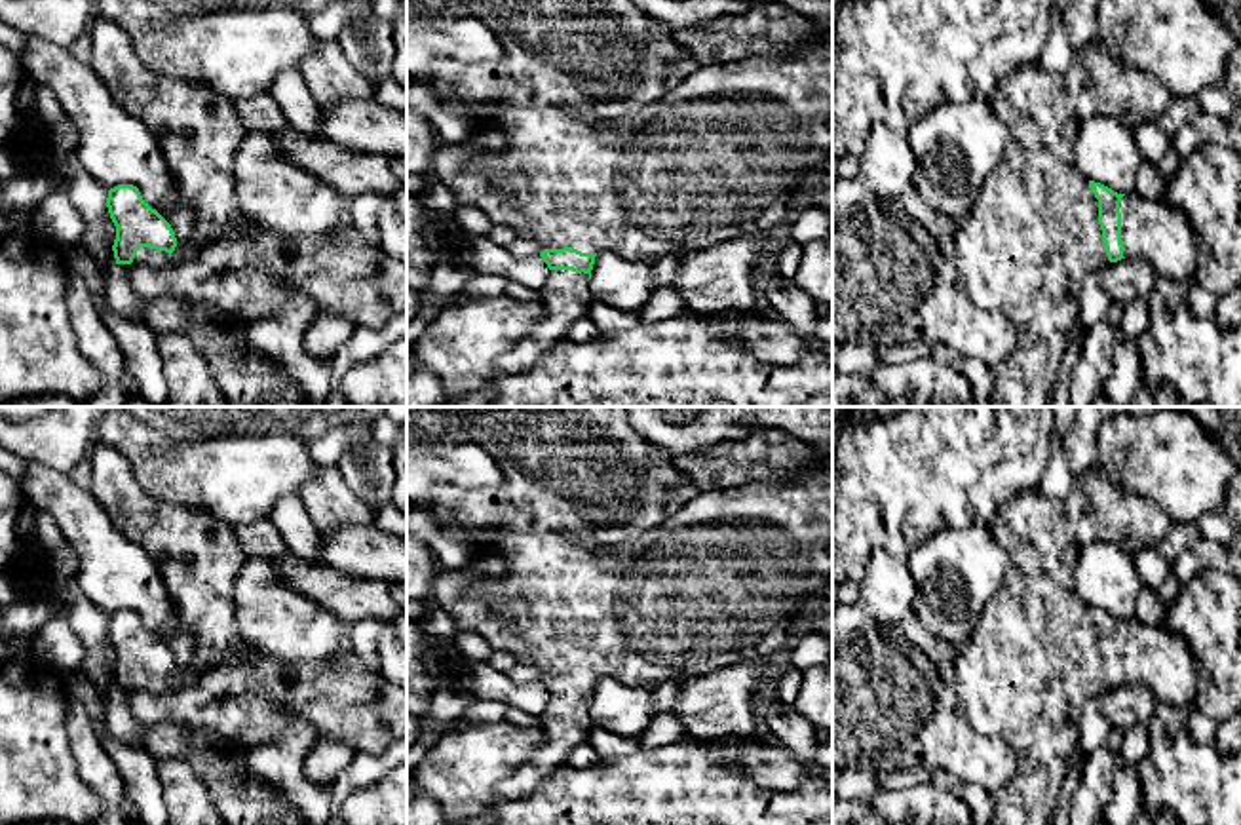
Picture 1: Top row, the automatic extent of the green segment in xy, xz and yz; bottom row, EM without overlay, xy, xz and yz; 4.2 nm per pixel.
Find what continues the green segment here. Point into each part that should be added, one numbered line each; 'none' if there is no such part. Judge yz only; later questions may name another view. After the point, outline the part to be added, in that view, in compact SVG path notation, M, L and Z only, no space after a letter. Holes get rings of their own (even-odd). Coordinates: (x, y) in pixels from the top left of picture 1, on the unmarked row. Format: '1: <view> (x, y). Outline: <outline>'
1: yz (1154, 656). Outline: M1125 620L1119 629L1123 682L1146 684L1157 701L1176 709L1195 707L1201 688L1199 665L1188 644L1163 625Z
2: yz (1032, 660). Outline: M1097 464L1076 475L1066 496L1045 496L1040 487L1021 490L988 523L1009 566L1000 591L956 650L954 677L969 726L984 738L1005 739L1017 757L1015 776L990 795L990 825L1051 825L1066 770L1079 749L1083 703L1110 688L1098 625L1074 587L1079 553L1091 542L1106 542L1133 557L1142 546L1157 547L1171 525L1165 509L1121 490Z

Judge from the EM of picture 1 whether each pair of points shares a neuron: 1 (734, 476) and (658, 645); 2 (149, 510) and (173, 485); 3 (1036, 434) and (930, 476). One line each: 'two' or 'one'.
1: two
2: two
3: one

